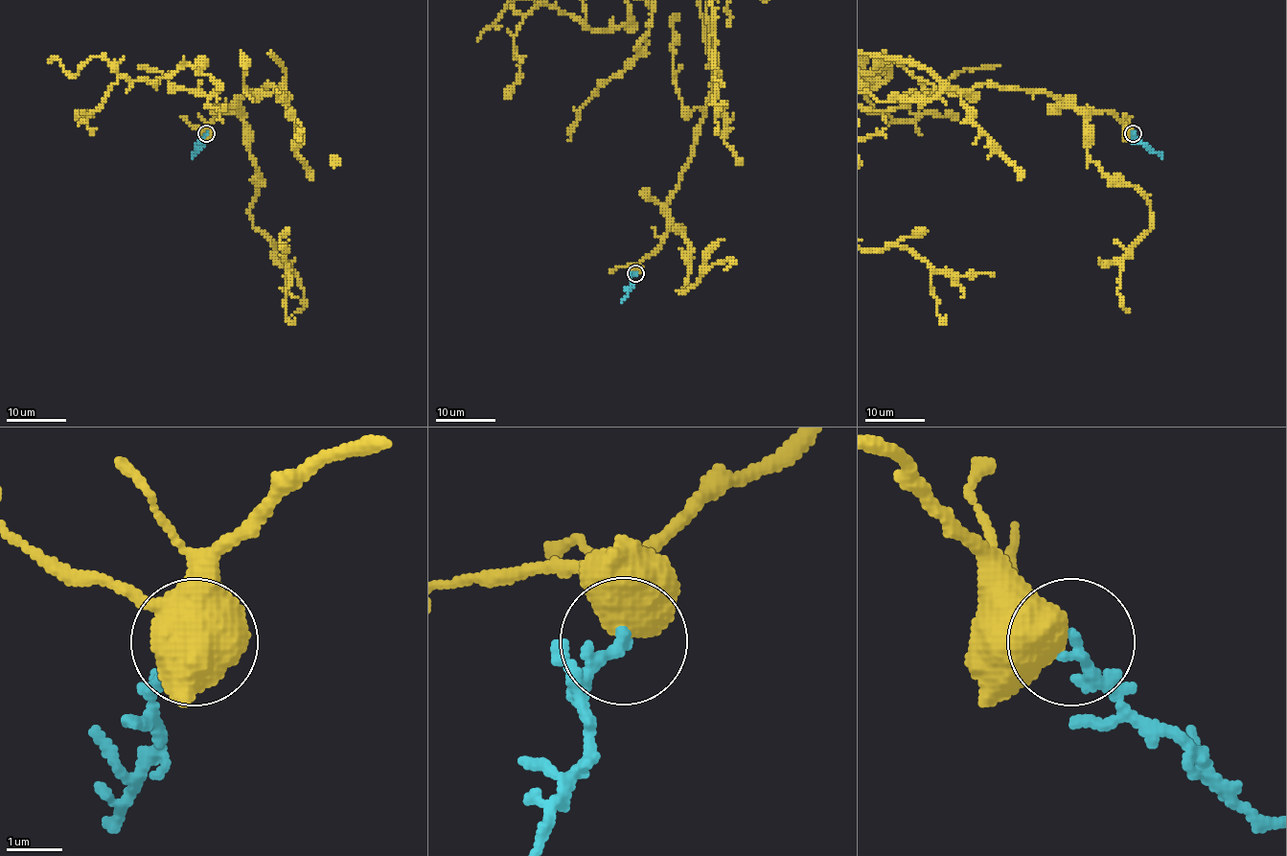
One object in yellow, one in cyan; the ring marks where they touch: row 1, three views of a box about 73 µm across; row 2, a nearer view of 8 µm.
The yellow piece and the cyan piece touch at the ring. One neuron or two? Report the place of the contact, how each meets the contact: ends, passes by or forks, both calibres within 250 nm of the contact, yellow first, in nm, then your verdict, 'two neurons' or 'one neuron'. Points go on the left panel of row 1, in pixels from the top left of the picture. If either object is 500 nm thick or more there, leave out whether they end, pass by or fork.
at (206, 133); 800 nm thick on the yellow side, 240 nm on the other; two neurons

